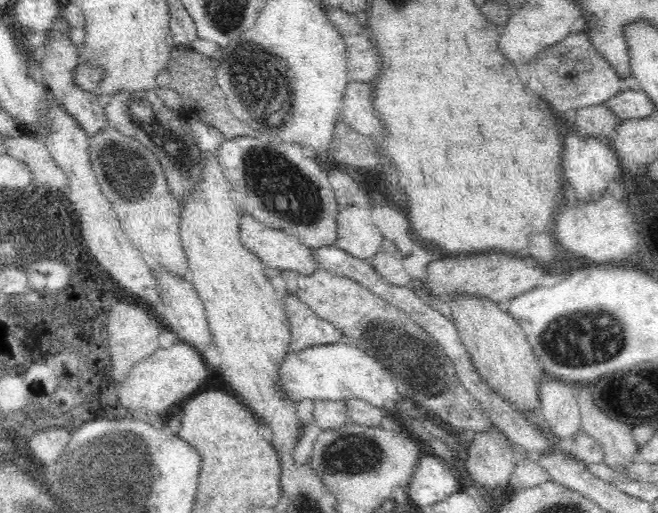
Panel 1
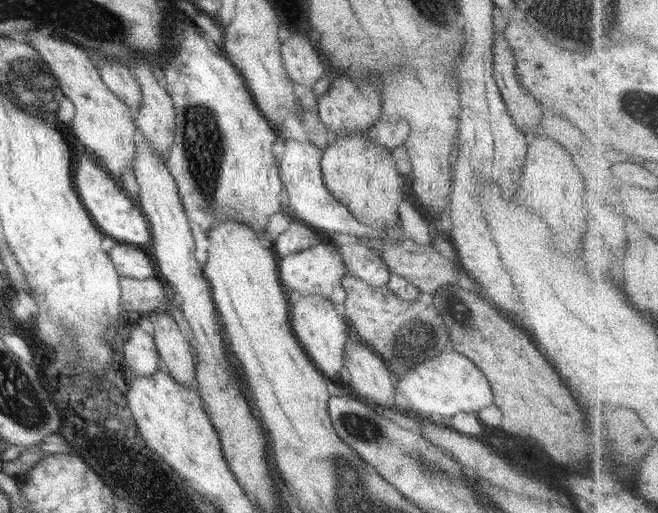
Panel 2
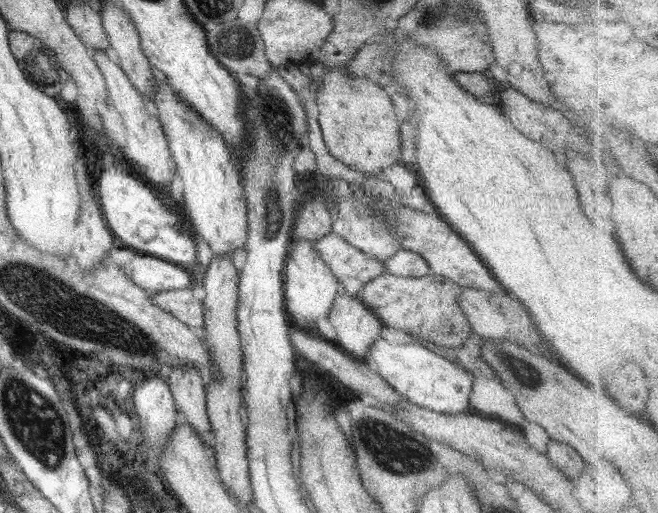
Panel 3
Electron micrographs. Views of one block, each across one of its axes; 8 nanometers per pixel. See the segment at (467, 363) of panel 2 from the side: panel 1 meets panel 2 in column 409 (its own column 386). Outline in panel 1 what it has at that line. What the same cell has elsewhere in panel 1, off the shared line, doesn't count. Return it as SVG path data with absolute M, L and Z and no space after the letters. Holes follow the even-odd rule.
M346 344L314 345L299 351L288 352L279 364L279 387L285 395L294 401L300 400L332 400L344 401L362 399L378 408L388 409L388 400L398 400L400 394L396 390L394 378L384 366L362 350L346 346Z

